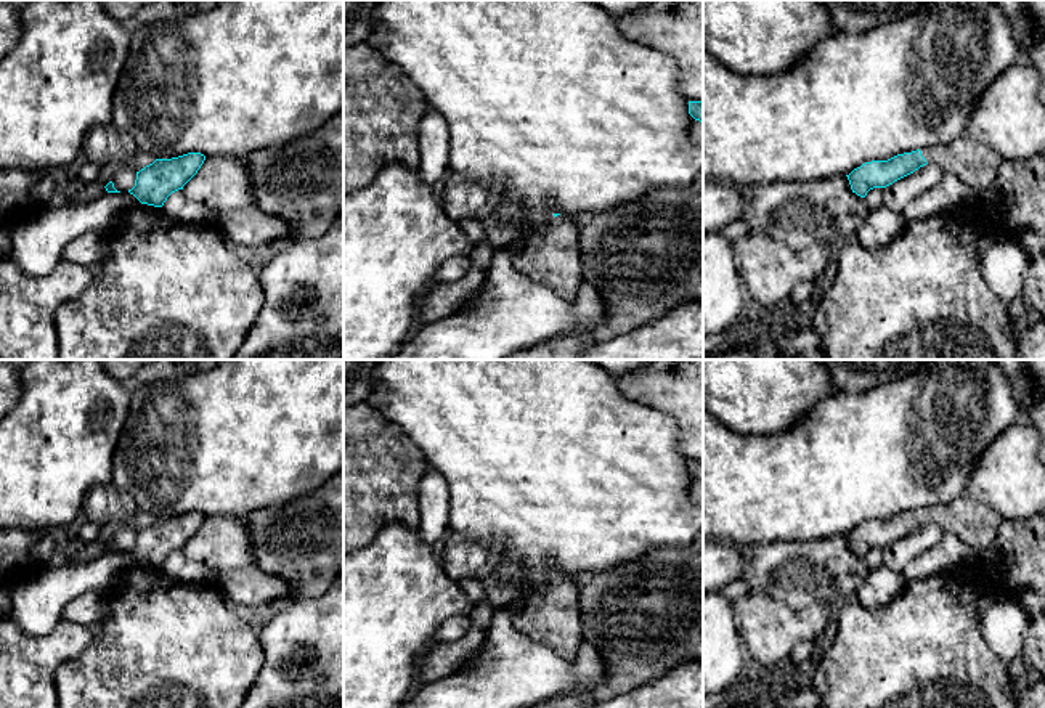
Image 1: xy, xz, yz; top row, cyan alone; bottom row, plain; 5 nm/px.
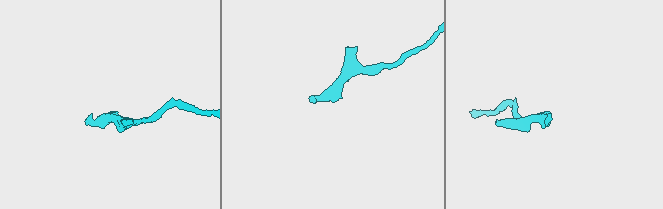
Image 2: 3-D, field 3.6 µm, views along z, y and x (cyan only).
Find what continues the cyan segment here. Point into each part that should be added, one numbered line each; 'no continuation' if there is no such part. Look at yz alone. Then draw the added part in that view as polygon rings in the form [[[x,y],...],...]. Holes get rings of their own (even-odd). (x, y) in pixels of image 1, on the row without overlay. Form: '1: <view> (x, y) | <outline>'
1: yz (976, 524) | [[[966,493],[950,504],[921,507],[920,511],[928,523],[937,523],[944,531],[957,535],[974,549],[990,547],[1003,520],[997,511]]]

